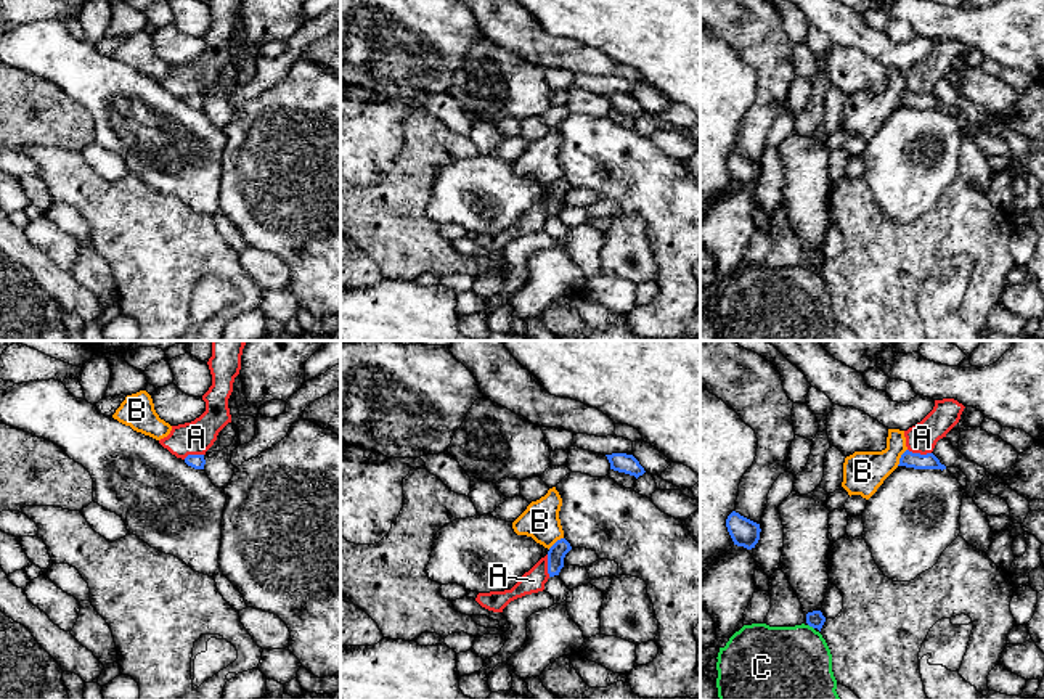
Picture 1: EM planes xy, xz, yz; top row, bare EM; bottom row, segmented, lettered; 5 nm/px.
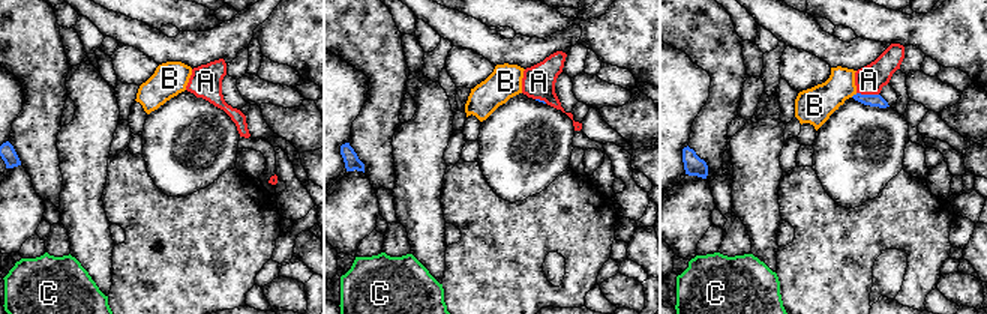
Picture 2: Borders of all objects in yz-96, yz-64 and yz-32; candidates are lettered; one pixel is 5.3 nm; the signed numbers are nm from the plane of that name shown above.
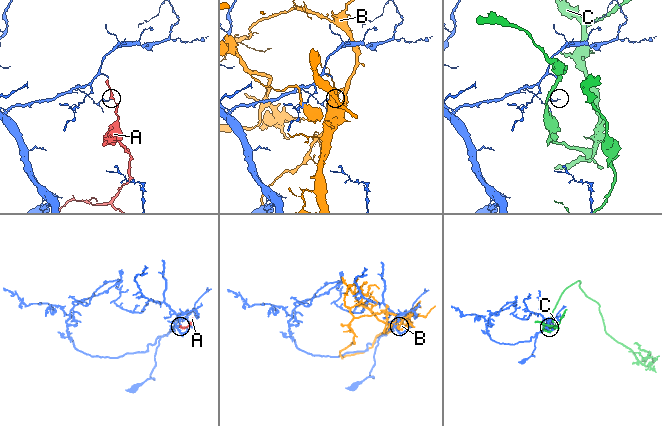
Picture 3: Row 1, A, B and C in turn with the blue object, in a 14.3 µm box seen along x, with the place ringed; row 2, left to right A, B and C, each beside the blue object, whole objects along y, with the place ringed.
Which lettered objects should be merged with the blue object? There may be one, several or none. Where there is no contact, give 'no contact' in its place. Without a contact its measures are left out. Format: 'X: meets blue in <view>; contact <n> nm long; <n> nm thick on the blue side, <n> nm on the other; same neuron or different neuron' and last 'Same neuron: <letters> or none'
A: meets blue in yz; contact 120 nm long; 80 nm thick on the blue side, 150 nm on the other; different neuron
B: meets blue in yz; contact 100 nm long; 80 nm thick on the blue side, 200 nm on the other; different neuron
C: meets blue in yz; contact 40 nm long; 90 nm thick on the blue side, 360 nm on the other; different neuron
Same neuron: none

